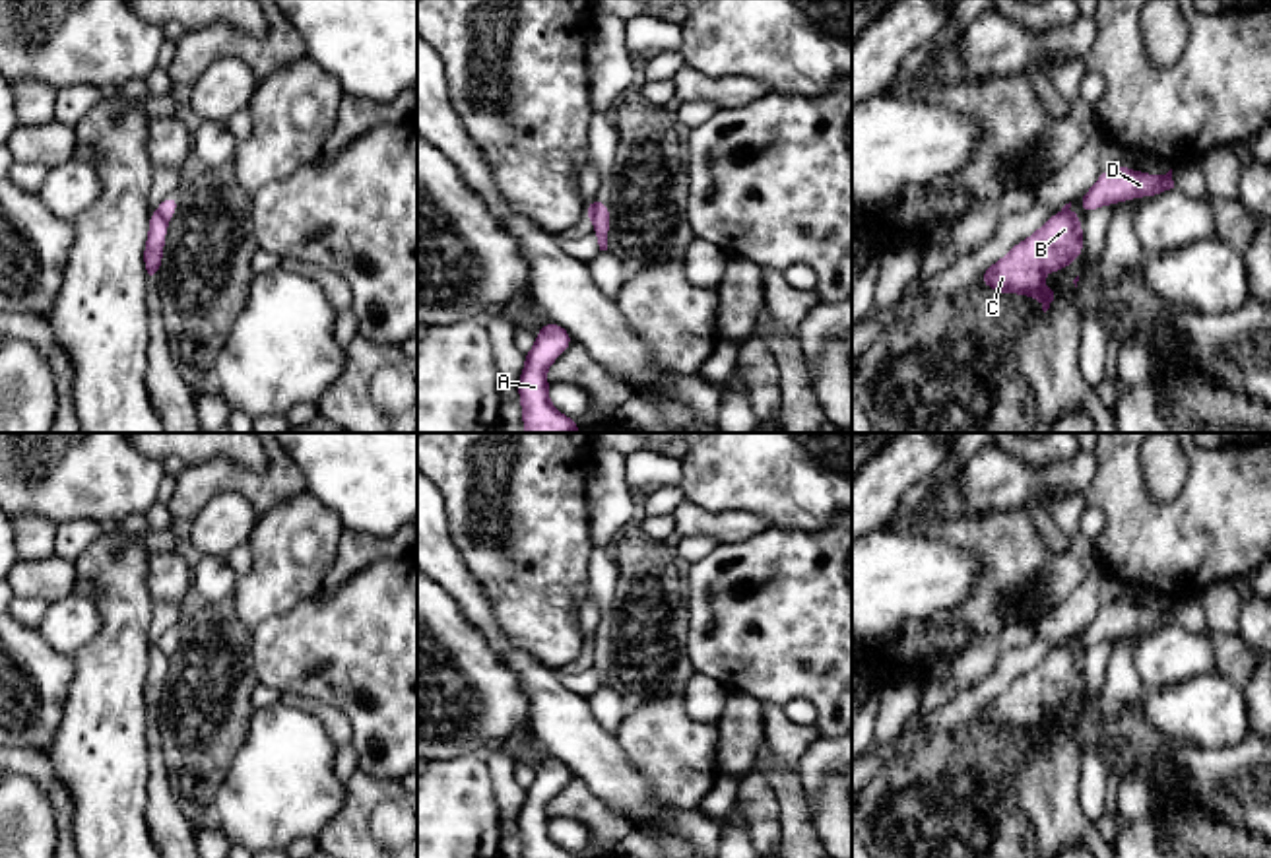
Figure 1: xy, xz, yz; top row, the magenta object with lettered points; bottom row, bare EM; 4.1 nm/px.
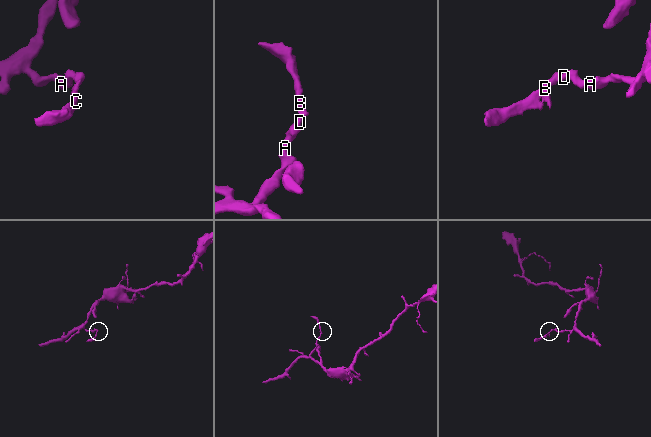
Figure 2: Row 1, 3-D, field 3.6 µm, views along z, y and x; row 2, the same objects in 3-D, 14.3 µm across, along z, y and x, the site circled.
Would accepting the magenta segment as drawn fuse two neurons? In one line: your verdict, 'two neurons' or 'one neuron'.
two neurons

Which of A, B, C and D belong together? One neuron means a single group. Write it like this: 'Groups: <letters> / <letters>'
Groups: A D / B C

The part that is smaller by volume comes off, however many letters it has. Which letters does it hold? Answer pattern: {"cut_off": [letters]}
{"cut_off": ["B", "C"]}

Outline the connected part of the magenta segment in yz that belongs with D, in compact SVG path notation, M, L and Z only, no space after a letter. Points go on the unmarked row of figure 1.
M1114 600L1081 631L1081 643L1091 648L1104 639L1118 639L1135 631L1151 633L1170 623L1174 623L1172 604L1164 611L1155 611Z

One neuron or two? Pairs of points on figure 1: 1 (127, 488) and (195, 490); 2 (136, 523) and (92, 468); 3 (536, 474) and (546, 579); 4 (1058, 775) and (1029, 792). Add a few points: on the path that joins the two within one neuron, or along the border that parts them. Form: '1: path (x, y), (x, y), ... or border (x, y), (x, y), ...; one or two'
1: border (169, 484), (163, 492); two
2: border (142, 513), (129, 515), (117, 525); two
3: path (536, 499), (536, 554); one
4: path (1050, 775), (1037, 785); one

